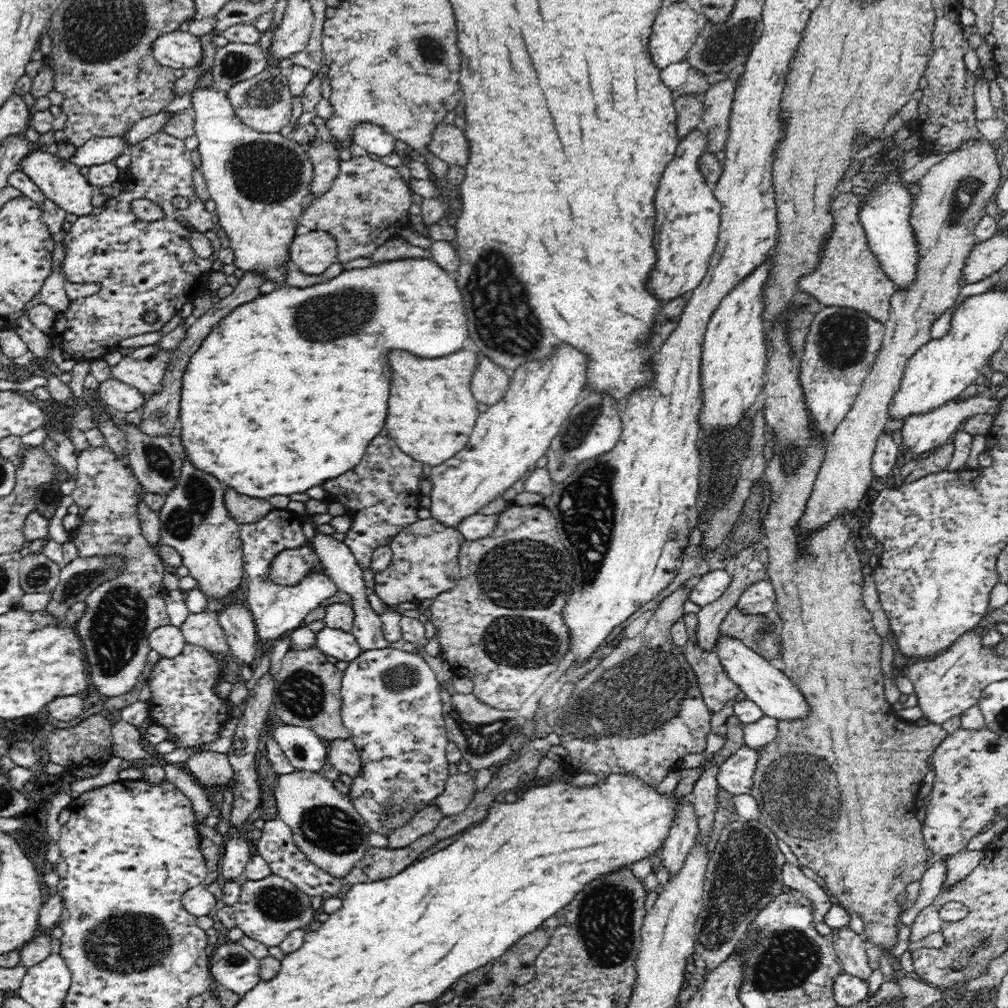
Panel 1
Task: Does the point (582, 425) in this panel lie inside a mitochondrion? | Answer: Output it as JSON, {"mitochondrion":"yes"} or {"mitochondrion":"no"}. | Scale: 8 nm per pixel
{"mitochondrion":"yes"}

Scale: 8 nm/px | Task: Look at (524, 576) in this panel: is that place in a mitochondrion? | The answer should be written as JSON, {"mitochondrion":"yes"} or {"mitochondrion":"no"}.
{"mitochondrion":"yes"}

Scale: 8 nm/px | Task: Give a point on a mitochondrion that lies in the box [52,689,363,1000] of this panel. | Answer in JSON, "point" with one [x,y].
{"point":[116,946]}

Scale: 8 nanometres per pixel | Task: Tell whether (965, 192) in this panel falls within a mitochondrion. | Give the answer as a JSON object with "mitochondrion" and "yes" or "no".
{"mitochondrion":"yes"}

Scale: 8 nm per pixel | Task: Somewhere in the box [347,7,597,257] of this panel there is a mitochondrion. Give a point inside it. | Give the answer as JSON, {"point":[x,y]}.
{"point":[431,50]}

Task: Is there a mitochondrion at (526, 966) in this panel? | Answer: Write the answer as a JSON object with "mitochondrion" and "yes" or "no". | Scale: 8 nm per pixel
{"mitochondrion":"no"}

